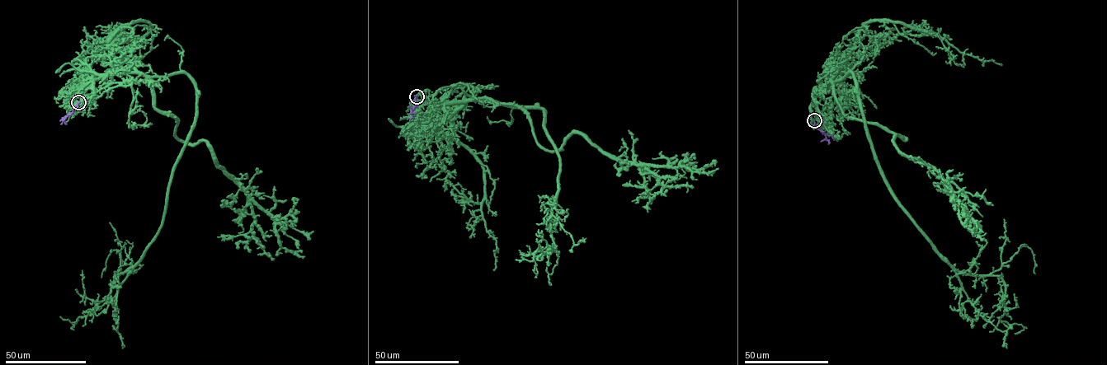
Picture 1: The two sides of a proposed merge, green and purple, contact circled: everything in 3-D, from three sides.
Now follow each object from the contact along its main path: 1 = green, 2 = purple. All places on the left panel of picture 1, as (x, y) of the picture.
1: (78, 102), (92, 95), (92, 85), (103, 75), (186, 72), (196, 107), (154, 239), (73, 329)
2: (78, 102), (73, 110), (60, 120)

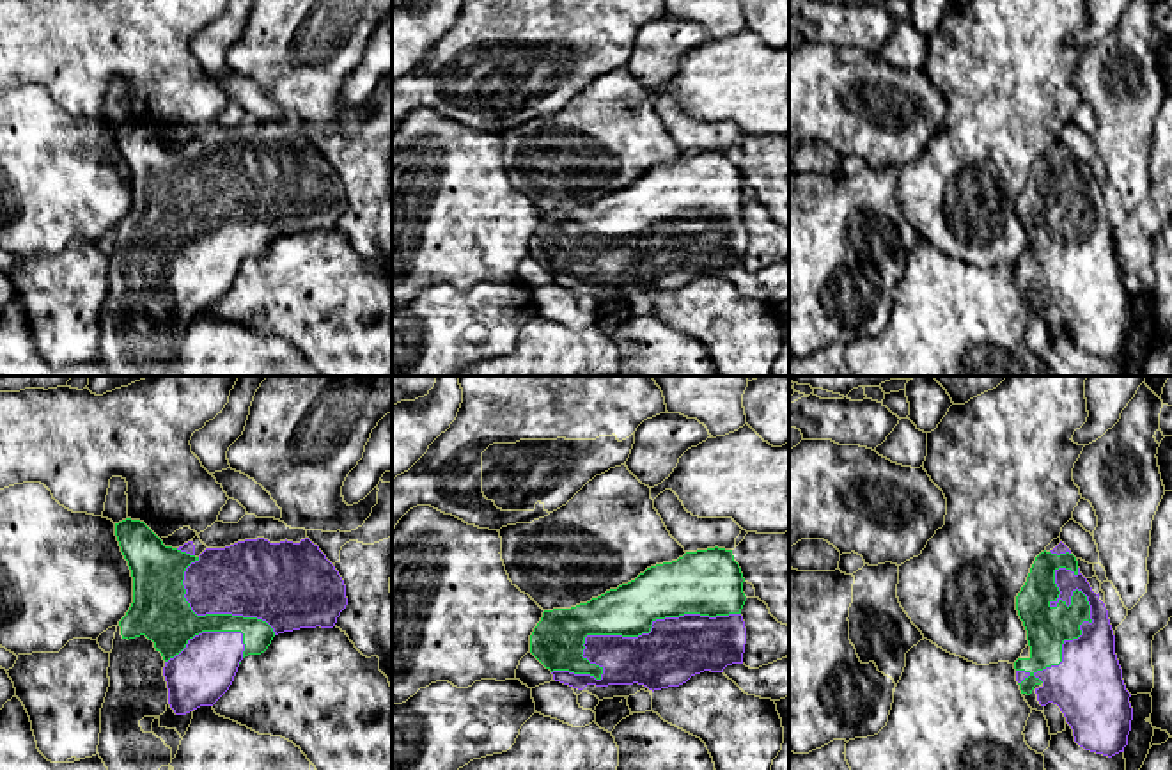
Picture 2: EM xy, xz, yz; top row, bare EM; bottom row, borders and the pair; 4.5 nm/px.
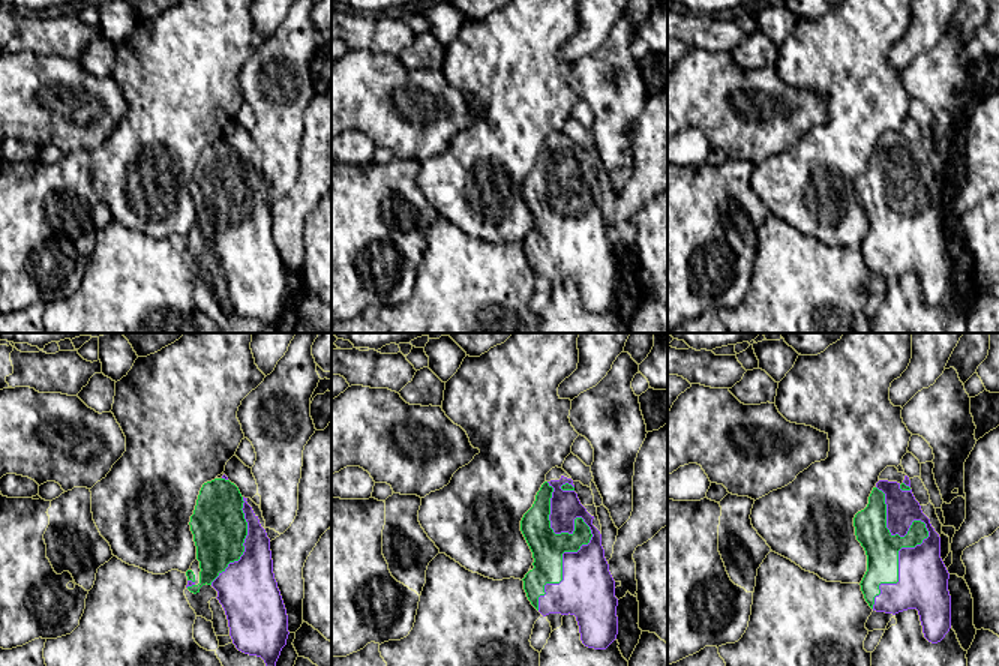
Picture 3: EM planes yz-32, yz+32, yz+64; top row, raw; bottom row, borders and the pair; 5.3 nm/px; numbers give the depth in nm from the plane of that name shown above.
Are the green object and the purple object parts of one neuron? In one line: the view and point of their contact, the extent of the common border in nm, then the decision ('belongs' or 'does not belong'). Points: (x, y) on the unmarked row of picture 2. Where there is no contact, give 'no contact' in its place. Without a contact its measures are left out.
contact yz (1089, 217); length 600 nm; belongs

